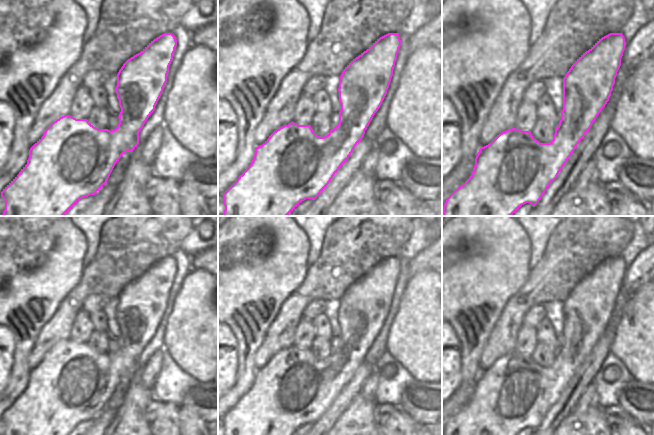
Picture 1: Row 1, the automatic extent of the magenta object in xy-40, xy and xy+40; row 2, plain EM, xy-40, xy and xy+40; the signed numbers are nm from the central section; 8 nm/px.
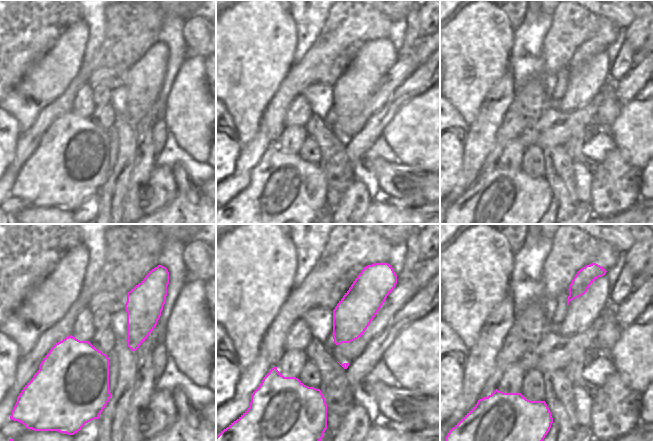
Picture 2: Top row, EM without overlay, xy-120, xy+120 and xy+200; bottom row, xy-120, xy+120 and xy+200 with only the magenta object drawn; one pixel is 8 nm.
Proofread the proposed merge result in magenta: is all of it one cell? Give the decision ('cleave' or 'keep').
keep

